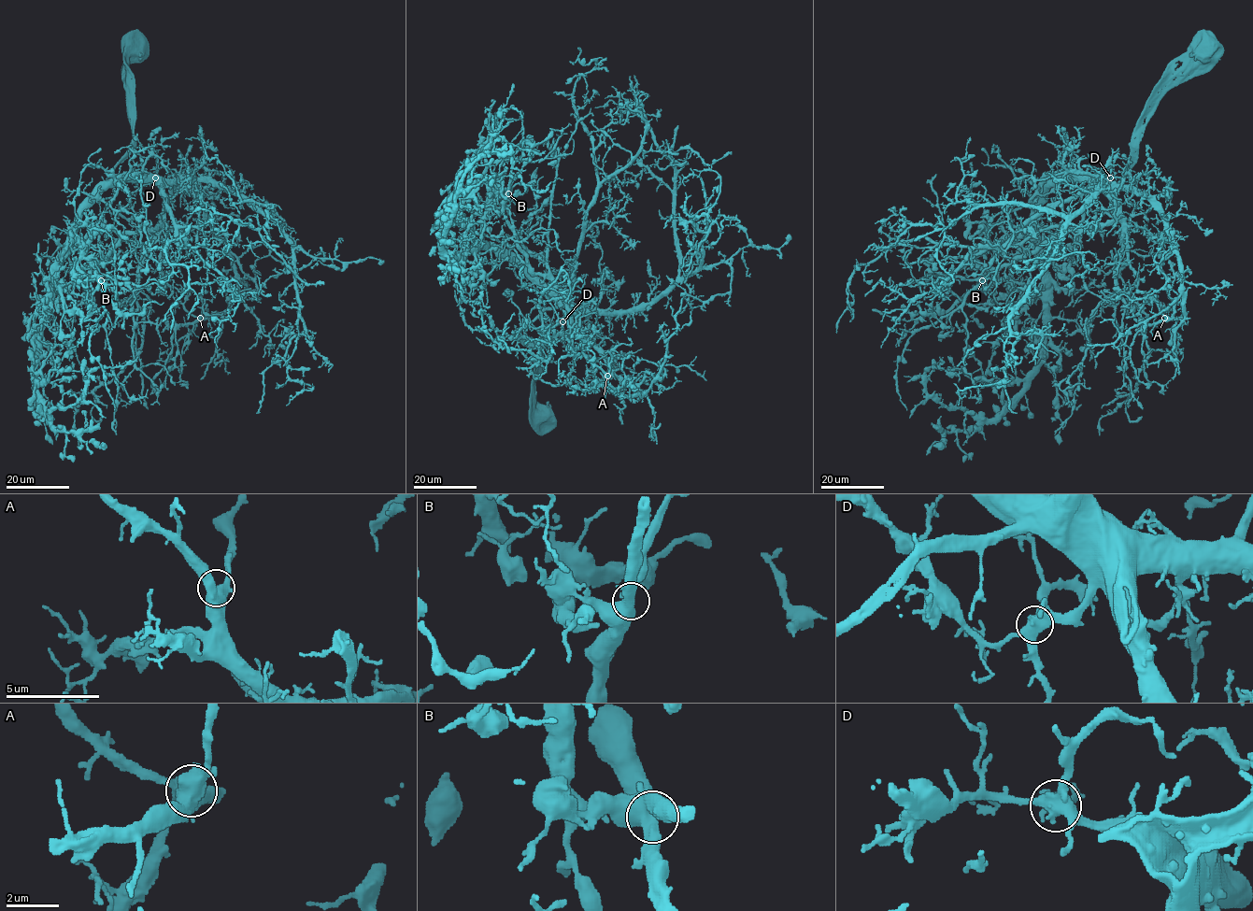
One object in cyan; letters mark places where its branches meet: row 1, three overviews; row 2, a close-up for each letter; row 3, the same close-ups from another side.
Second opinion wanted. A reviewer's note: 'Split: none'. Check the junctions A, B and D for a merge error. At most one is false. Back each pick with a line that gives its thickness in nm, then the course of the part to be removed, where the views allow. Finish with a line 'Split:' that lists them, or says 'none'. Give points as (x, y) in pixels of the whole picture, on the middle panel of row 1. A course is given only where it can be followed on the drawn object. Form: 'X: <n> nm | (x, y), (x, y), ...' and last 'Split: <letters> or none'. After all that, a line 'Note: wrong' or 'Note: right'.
Split: none
Note: right

